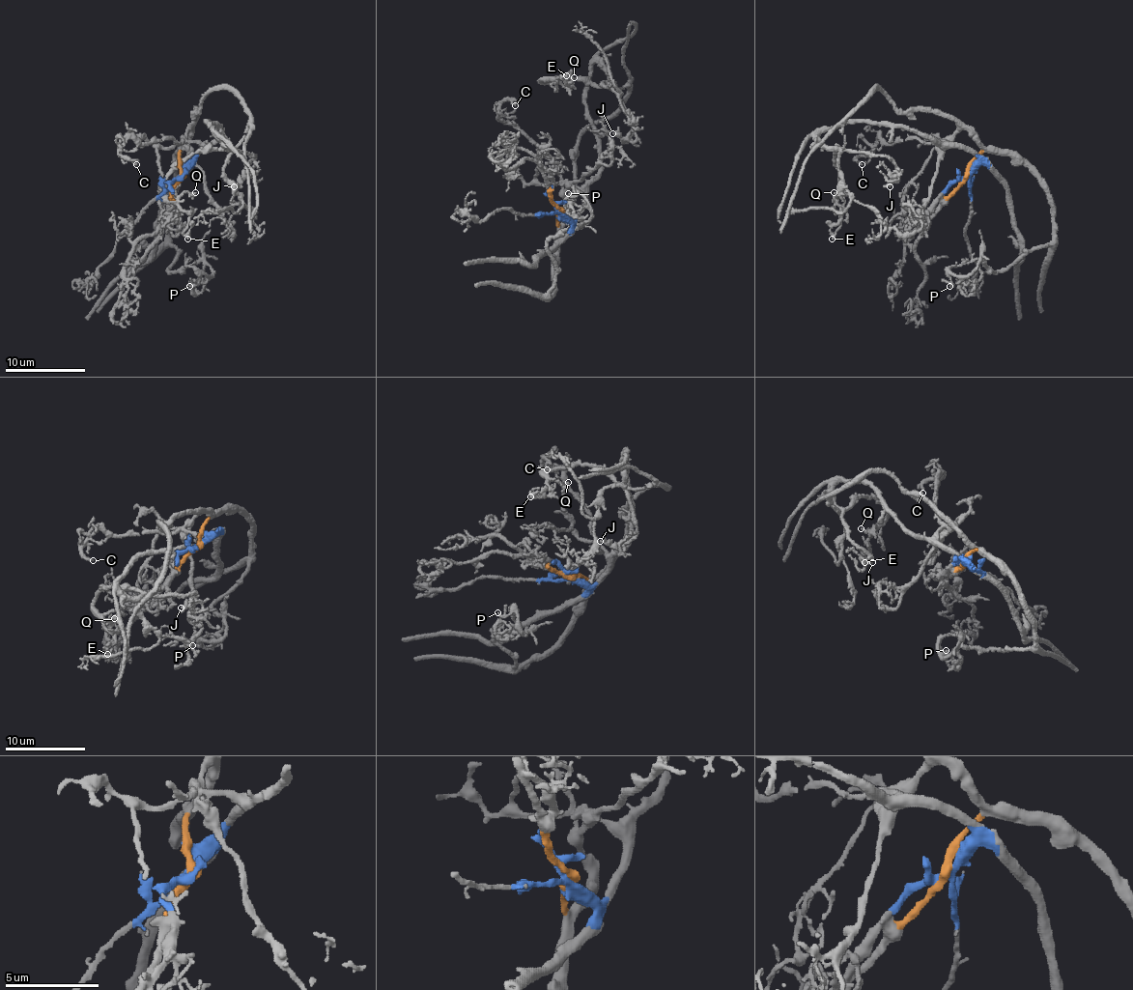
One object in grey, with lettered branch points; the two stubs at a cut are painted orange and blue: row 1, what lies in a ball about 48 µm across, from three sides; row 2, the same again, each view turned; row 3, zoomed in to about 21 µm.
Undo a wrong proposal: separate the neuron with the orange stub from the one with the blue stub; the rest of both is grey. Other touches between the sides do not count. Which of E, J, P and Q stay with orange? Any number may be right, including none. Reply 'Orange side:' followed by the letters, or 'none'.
Orange side: P

